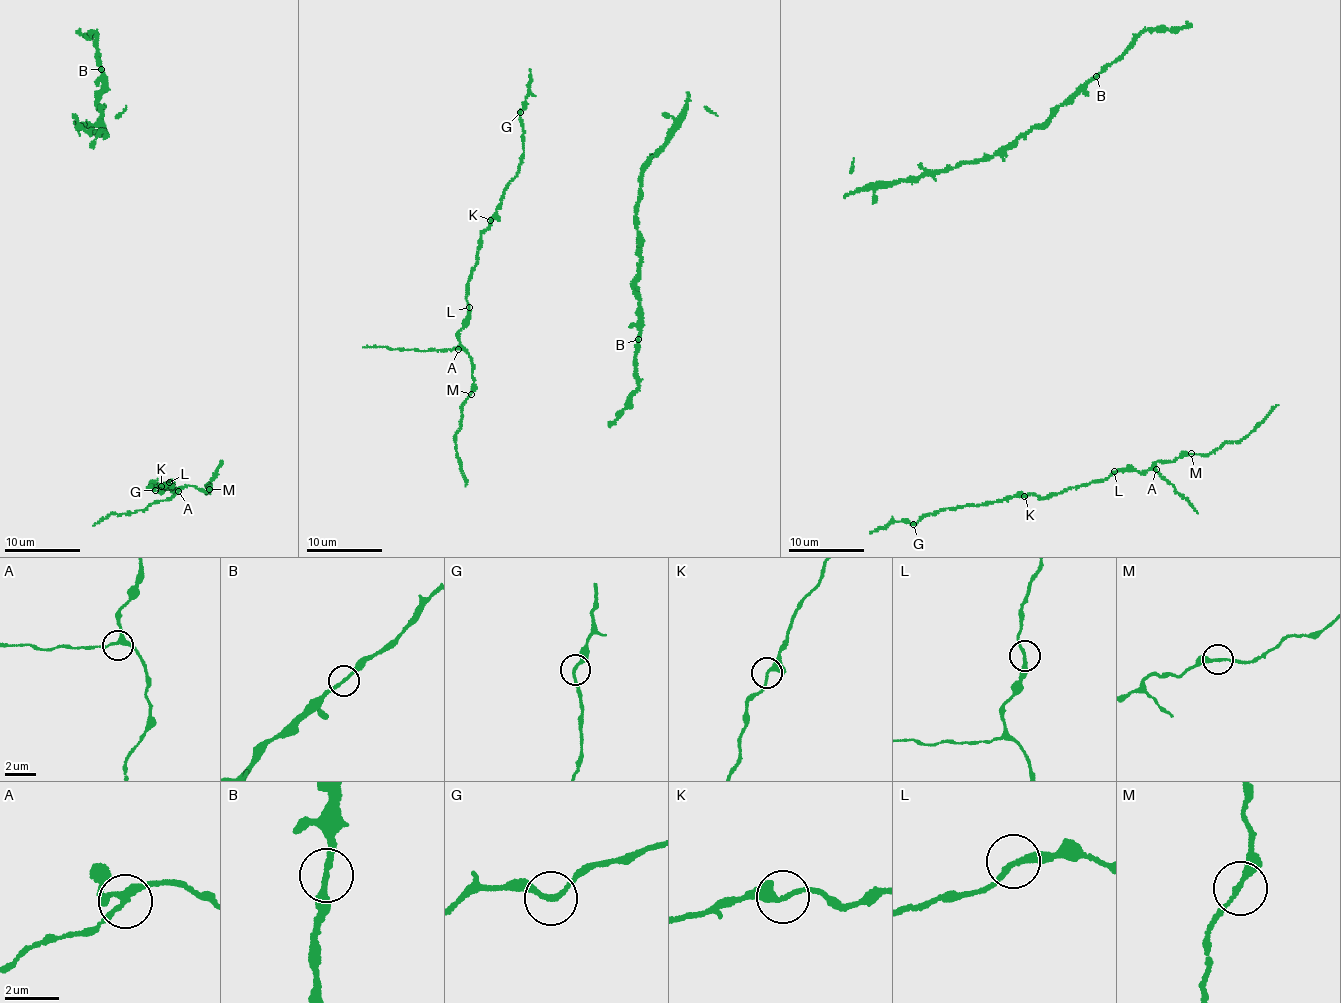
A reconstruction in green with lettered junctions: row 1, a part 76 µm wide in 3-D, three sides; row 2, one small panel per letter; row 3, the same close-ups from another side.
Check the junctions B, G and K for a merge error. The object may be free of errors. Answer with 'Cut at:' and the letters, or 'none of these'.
Cut at: none of these

